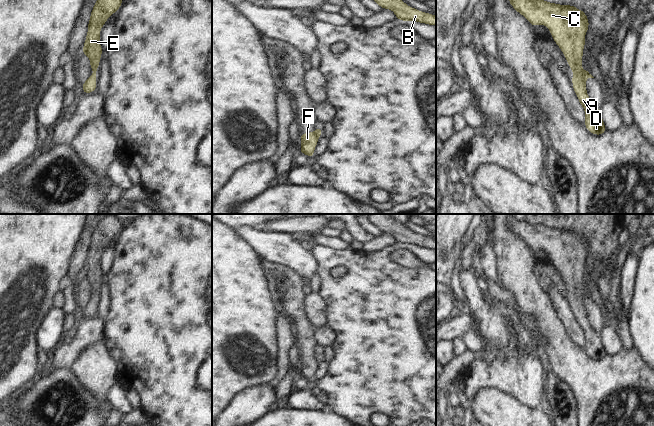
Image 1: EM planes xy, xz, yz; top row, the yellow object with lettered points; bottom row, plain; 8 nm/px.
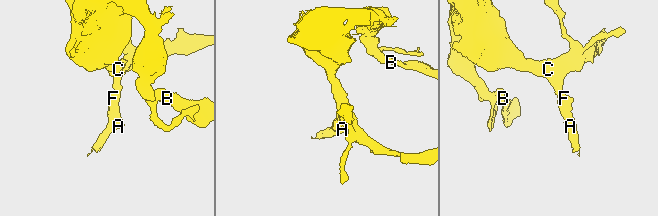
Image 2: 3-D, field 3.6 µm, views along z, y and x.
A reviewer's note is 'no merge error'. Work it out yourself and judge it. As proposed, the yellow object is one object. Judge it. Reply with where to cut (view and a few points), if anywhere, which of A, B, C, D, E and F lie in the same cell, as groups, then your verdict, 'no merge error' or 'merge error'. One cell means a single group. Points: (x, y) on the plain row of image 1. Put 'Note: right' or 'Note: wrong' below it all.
no cut | A B C D E F | no merge error
Note: right

